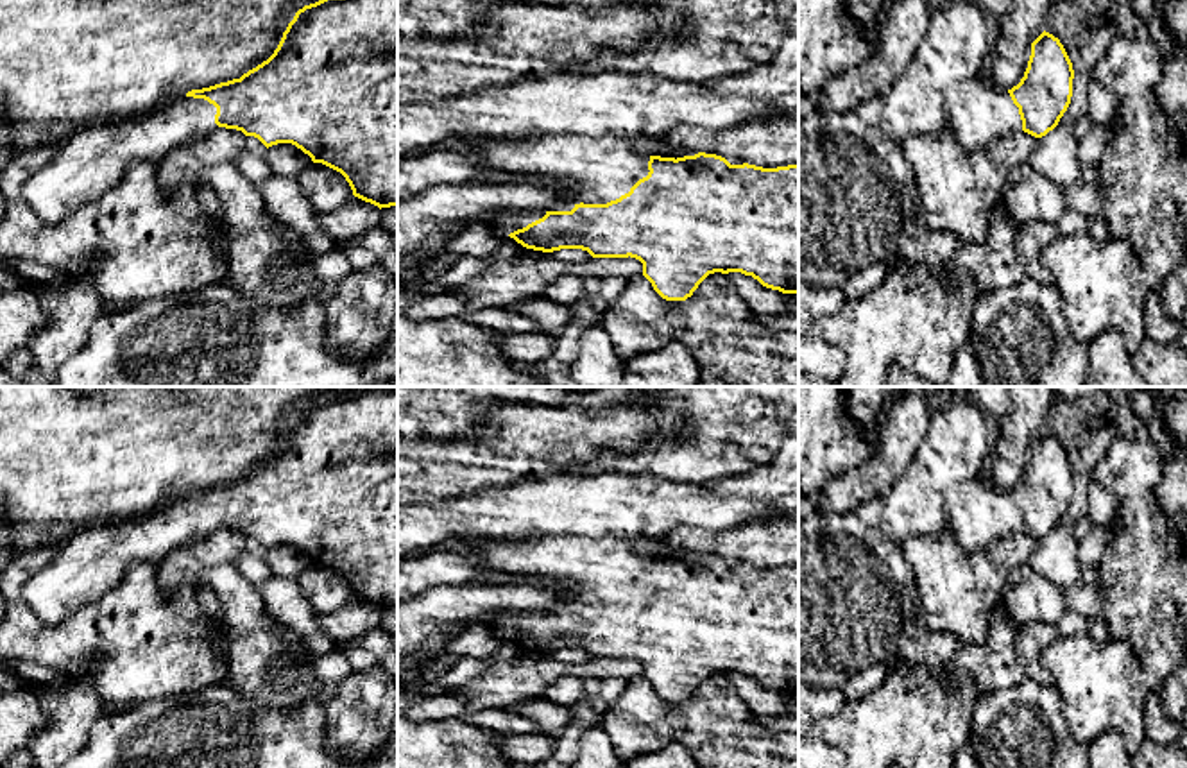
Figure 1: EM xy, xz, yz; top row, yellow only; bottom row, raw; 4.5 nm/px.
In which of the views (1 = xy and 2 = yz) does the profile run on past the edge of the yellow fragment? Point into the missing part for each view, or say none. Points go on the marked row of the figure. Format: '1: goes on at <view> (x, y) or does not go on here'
1: goes on at xy (88, 163)
2: goes on at yz (978, 115)

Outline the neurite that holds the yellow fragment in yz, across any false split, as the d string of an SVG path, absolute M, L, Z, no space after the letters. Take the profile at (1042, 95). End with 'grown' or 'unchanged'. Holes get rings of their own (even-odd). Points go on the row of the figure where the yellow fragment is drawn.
M1044 30L1031 43L1024 77L1012 90L986 86L979 77L951 88L949 131L969 152L1017 131L1042 138L1067 111L1072 79L1072 63L1063 45Z | grown

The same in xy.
M319 0L304 5L288 23L274 54L240 79L192 90L181 102L154 116L122 118L116 127L82 129L59 141L54 158L21 186L32 213L45 224L91 204L116 186L134 161L159 165L175 147L218 127L258 138L267 149L292 143L340 172L353 195L374 206L397 206L397 0Z | grown

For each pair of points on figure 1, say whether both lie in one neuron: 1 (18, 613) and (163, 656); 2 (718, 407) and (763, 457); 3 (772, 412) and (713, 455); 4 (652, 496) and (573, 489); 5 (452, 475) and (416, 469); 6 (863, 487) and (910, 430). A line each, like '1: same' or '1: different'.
1: same
2: same
3: same
4: same
5: same
6: same

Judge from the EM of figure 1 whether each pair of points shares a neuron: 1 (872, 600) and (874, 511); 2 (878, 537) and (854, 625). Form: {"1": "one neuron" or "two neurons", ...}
{"1": "one neuron", "2": "one neuron"}

